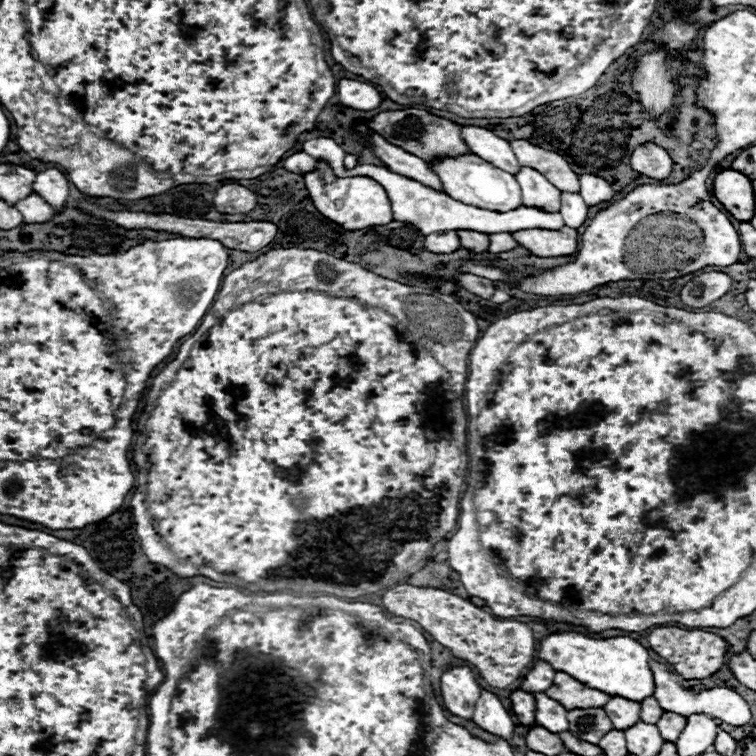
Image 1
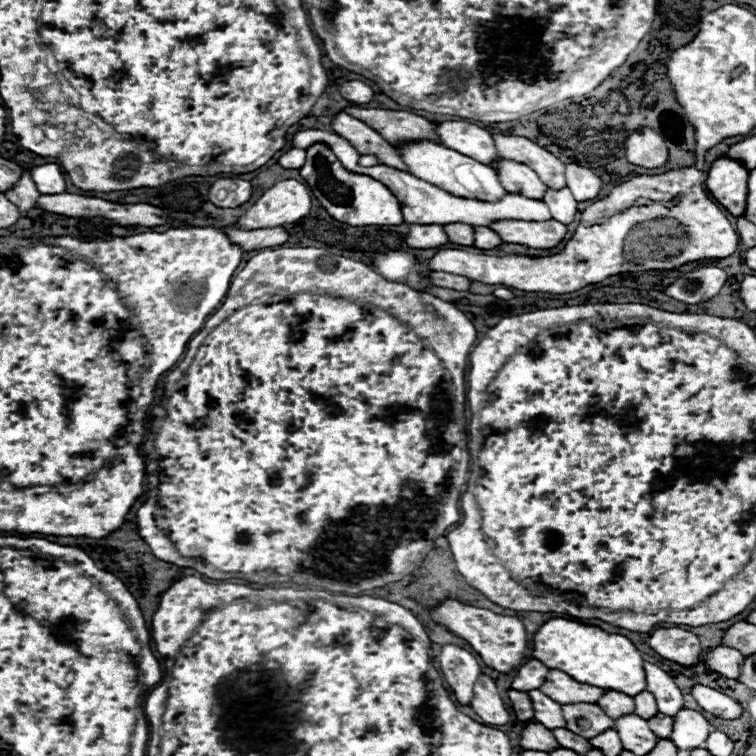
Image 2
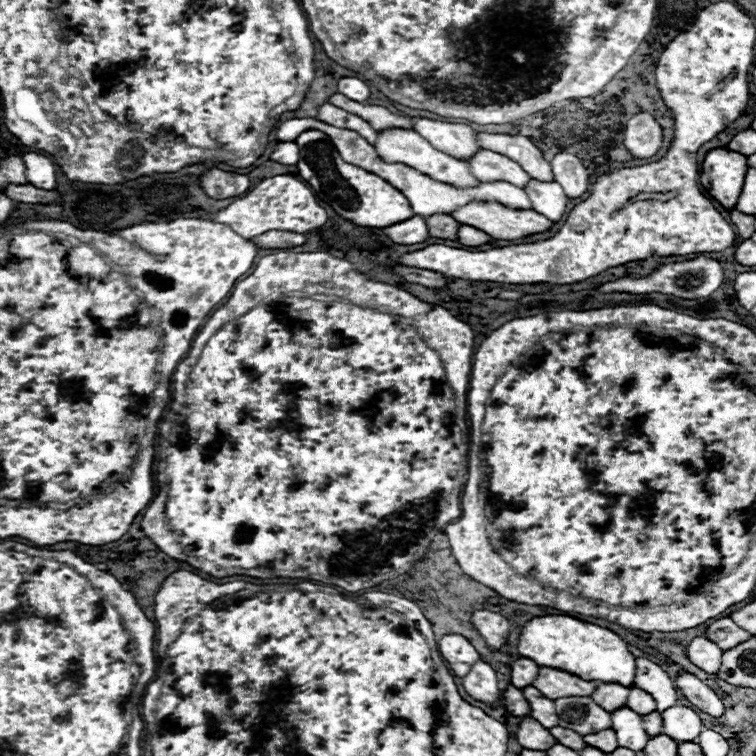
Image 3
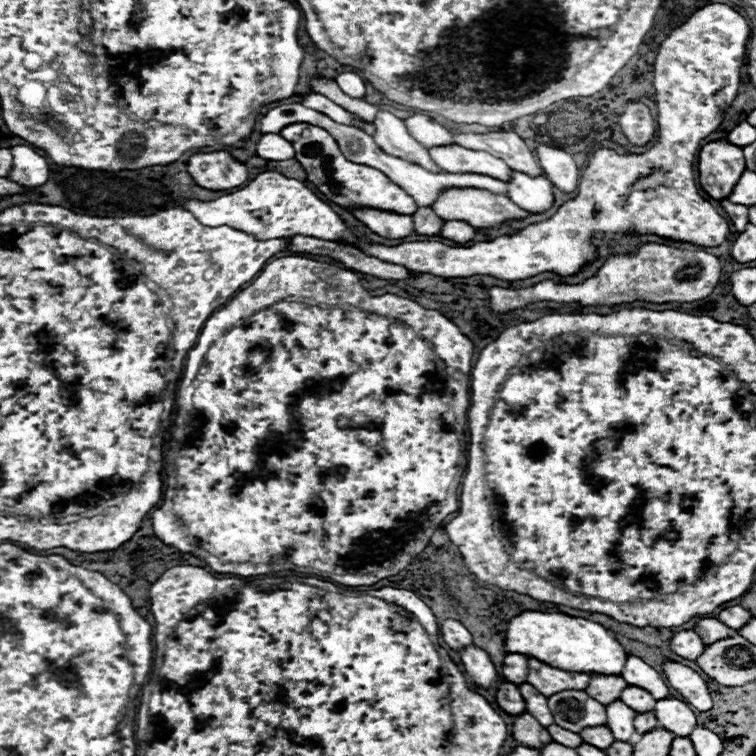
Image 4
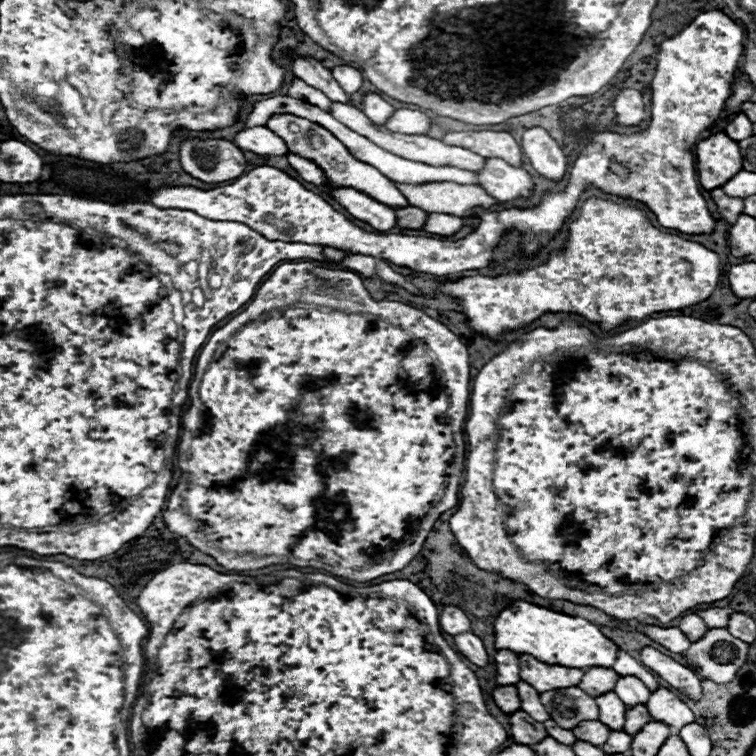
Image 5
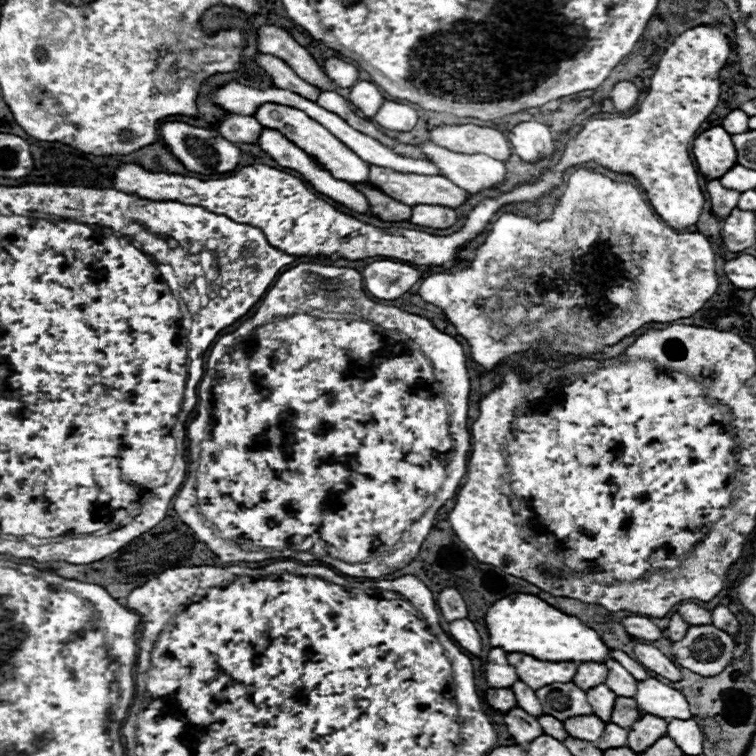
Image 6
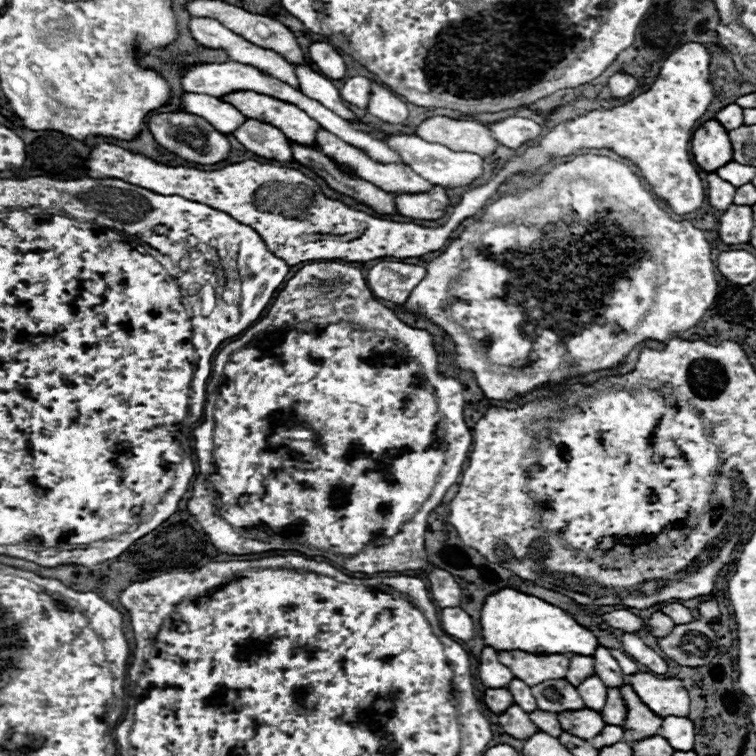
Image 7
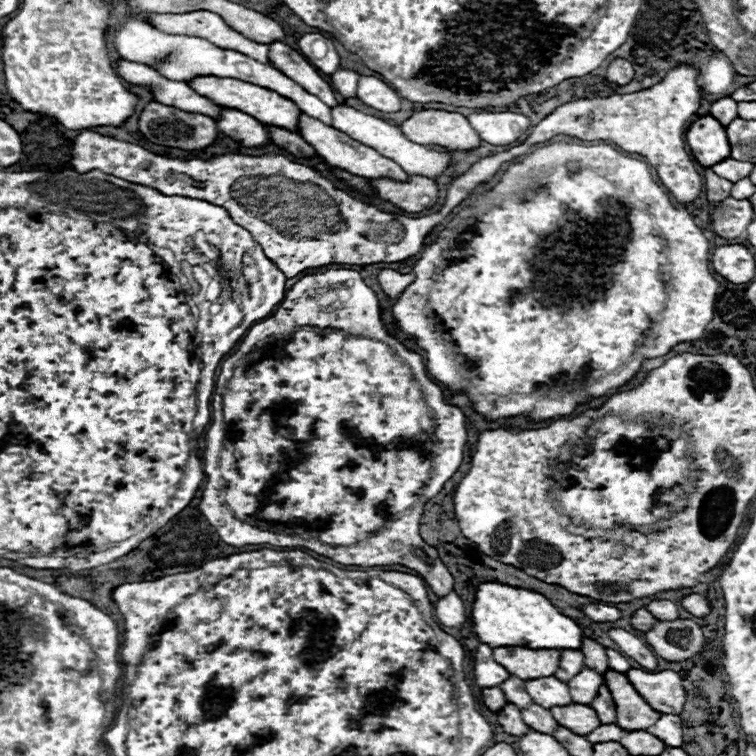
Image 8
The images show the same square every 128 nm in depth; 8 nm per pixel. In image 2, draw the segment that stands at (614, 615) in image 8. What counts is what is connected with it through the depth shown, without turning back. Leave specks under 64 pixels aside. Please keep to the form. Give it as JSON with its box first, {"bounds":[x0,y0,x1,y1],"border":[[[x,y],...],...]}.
{"bounds":[702,646,742,678],"border":[[[716,646],[710,648],[704,656],[702,662],[710,672],[718,672],[726,678],[736,678],[738,670],[740,670],[740,662],[742,662],[742,654],[734,648],[726,648],[726,646]]]}

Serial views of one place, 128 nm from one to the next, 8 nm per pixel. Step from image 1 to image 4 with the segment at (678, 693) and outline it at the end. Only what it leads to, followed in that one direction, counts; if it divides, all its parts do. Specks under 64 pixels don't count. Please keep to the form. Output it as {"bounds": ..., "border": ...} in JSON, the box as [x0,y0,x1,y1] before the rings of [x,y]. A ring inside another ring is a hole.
{"bounds":[620,656,710,710],"border":[[[628,656],[624,670],[620,674],[628,684],[632,686],[642,686],[644,690],[650,690],[650,694],[654,694],[654,698],[668,698],[668,686],[664,684],[662,676],[648,666],[644,660],[640,660],[638,656]],[[672,660],[664,662],[662,670],[664,670],[668,684],[674,690],[678,690],[686,698],[688,704],[692,704],[696,710],[710,710],[708,708],[708,686],[698,672]]]}

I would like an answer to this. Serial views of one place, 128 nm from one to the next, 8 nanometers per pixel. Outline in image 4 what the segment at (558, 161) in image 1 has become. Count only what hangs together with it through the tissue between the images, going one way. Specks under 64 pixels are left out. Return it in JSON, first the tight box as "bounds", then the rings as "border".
{"bounds":[454,132,542,176],"border":[[[488,132],[488,134],[456,134],[454,142],[470,150],[486,150],[496,158],[510,164],[512,170],[522,170],[524,174],[542,176],[536,156],[530,152],[526,142],[514,132]]]}

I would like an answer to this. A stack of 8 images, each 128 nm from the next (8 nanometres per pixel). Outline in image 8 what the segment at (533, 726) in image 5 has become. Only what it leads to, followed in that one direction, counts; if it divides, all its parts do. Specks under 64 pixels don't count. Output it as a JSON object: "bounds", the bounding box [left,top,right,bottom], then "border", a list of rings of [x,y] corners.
{"bounds":[496,704,532,736],"border":[[[506,704],[500,712],[496,712],[496,716],[498,716],[498,724],[504,728],[504,732],[508,732],[512,736],[522,736],[532,730],[530,726],[524,724],[524,720],[520,716],[520,708],[516,708],[516,706]]]}

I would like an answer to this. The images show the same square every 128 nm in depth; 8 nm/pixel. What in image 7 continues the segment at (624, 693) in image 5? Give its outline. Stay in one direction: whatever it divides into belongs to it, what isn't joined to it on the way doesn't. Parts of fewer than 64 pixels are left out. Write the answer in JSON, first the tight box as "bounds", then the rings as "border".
{"bounds":[594,646,626,688],"border":[[[598,646],[598,650],[594,652],[594,674],[598,674],[598,678],[602,678],[606,686],[614,686],[614,688],[622,686],[622,682],[626,680],[618,662],[610,656],[610,650],[604,646]]]}

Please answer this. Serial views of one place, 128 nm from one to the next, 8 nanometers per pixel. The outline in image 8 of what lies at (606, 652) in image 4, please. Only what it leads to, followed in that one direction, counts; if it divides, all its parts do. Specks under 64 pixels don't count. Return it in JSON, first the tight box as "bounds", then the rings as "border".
{"bounds":[470,582,582,648],"border":[[[482,582],[476,588],[476,598],[470,612],[470,622],[476,638],[490,648],[498,646],[526,646],[526,648],[580,648],[582,630],[580,626],[560,614],[548,598],[534,590],[522,590],[518,586],[508,586],[500,582]]]}

